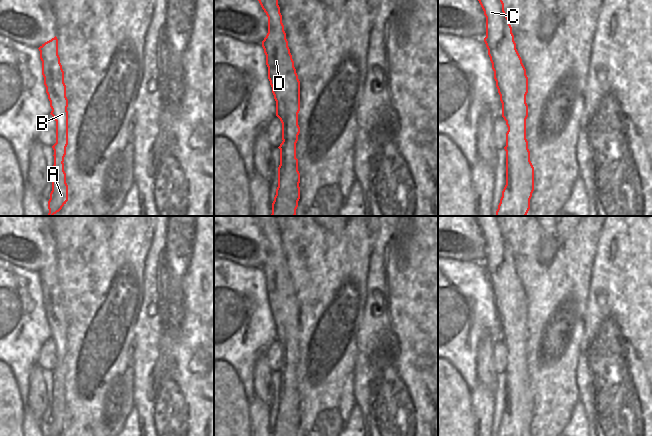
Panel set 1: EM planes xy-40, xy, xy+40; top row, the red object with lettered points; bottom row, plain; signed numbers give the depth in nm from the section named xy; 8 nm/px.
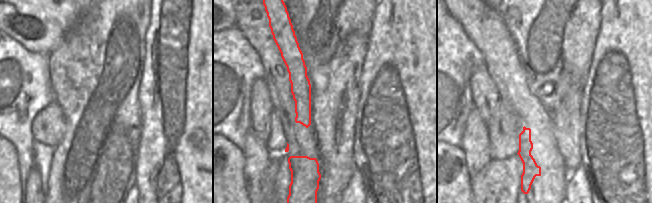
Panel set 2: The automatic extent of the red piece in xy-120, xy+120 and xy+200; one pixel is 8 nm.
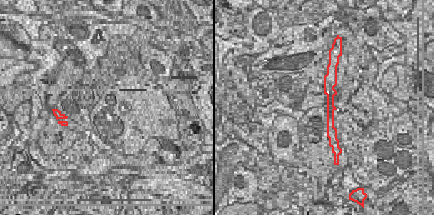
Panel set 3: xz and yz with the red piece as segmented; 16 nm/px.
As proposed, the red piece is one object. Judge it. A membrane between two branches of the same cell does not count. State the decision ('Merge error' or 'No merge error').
No merge error

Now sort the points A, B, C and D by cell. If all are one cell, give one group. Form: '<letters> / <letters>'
A B C D

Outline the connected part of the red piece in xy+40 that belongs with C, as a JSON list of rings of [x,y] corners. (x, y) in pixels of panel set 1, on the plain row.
[[[474,216],[486,241],[484,266],[506,345],[506,409],[496,436],[528,436],[534,391],[526,363],[528,301],[516,273],[501,216]]]

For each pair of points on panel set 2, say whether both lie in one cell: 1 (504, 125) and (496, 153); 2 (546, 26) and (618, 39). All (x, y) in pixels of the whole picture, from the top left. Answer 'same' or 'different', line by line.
1: same
2: different

